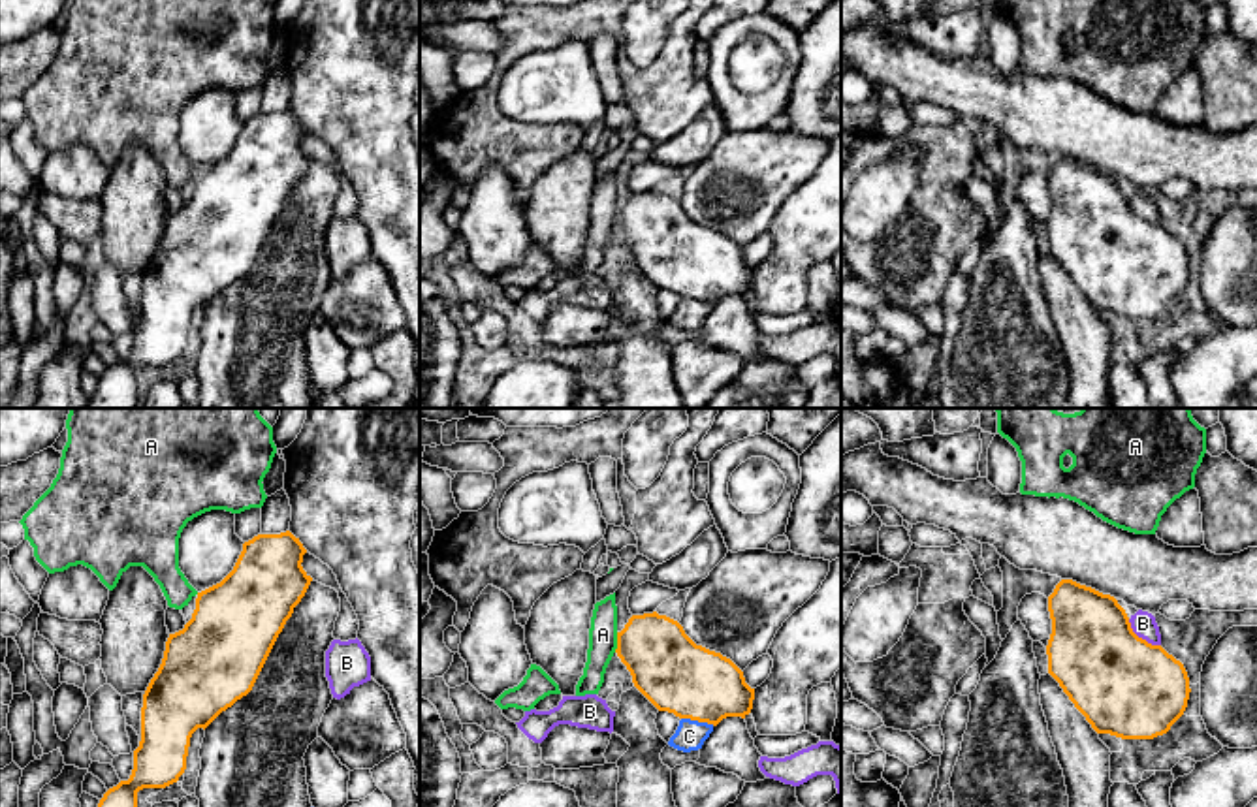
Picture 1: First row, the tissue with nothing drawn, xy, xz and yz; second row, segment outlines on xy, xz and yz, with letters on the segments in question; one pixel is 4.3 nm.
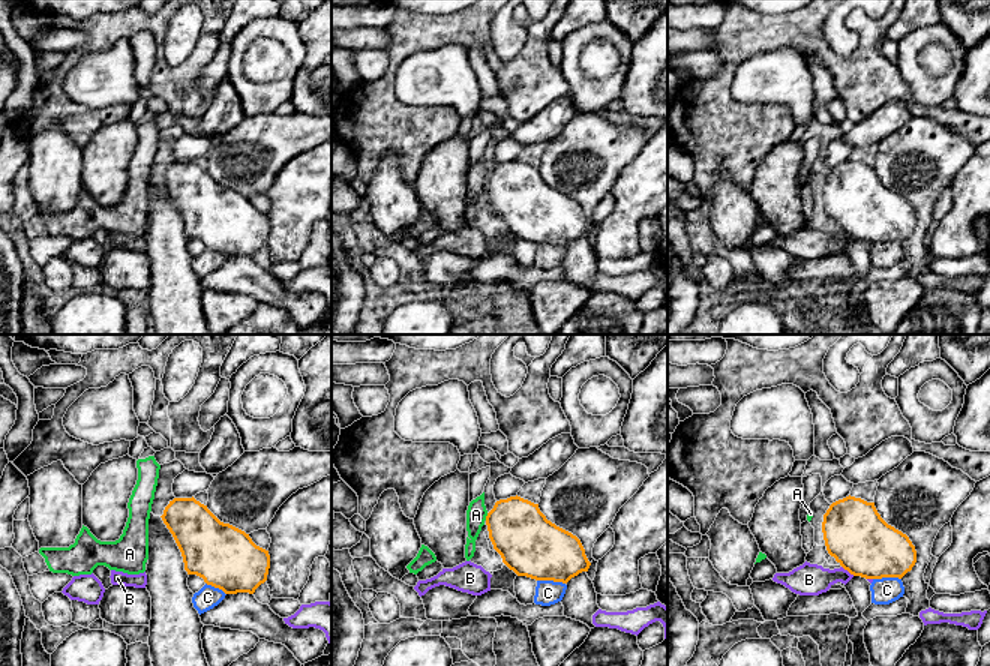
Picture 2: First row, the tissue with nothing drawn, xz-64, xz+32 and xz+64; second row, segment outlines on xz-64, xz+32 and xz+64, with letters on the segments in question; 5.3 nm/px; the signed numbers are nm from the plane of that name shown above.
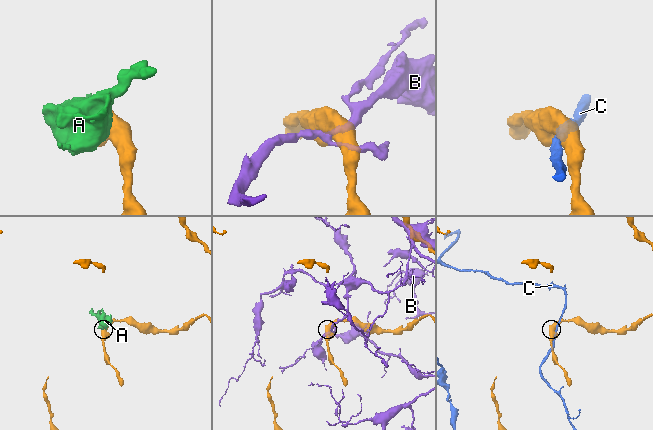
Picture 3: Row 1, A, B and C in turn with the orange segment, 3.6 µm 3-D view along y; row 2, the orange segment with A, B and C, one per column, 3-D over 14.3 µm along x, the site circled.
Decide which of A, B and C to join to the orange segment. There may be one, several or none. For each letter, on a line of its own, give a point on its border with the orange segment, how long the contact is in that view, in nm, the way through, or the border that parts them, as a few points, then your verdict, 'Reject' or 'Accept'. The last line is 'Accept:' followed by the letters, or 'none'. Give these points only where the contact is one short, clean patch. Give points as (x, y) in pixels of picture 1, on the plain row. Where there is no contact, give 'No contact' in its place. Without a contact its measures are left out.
A: Touches orange at xz (618, 221). Shared border 90 nm. Boundary: xz (618, 211), (618, 226), (614, 230). Reject
B: Touches orange at yz (1141, 217). Shared border 180 nm. Reject
C: Touches orange at xz (699, 300). Shared border 150 nm. Reject
Accept: none

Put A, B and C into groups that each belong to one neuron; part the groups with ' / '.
A / B / C

